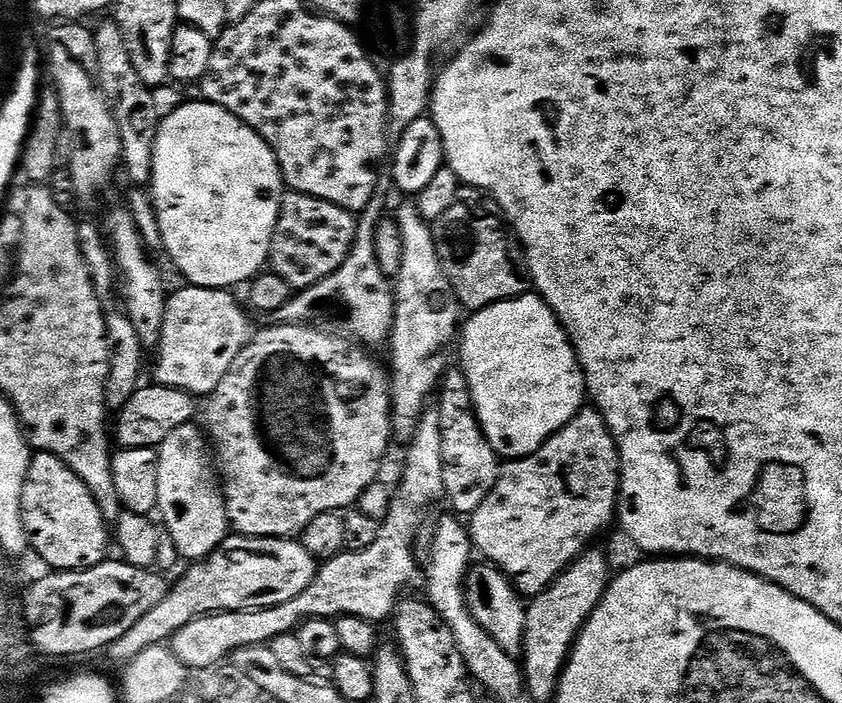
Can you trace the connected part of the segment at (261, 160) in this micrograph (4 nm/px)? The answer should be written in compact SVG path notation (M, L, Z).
M199 102L200 104L184 104L176 108L172 113L165 115L160 121L160 129L153 146L153 174L150 183L150 195L152 205L156 209L158 226L161 227L162 240L165 242L167 259L176 263L176 268L185 276L189 285L198 288L222 288L235 289L236 280L240 284L247 285L261 275L262 269L269 263L268 255L272 249L274 230L278 226L278 218L282 210L286 181L280 172L276 161L276 155L270 150L270 146L260 137L253 128L246 126L230 110L226 110L217 104Z

